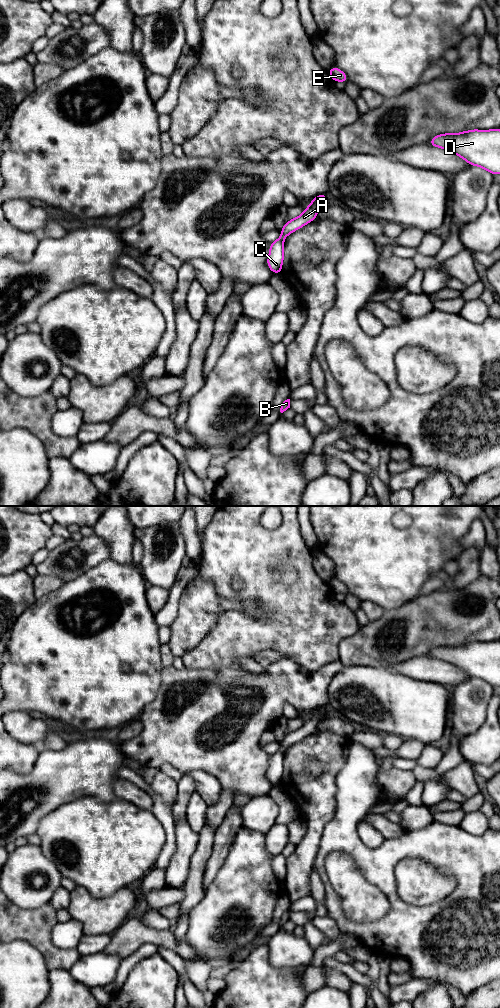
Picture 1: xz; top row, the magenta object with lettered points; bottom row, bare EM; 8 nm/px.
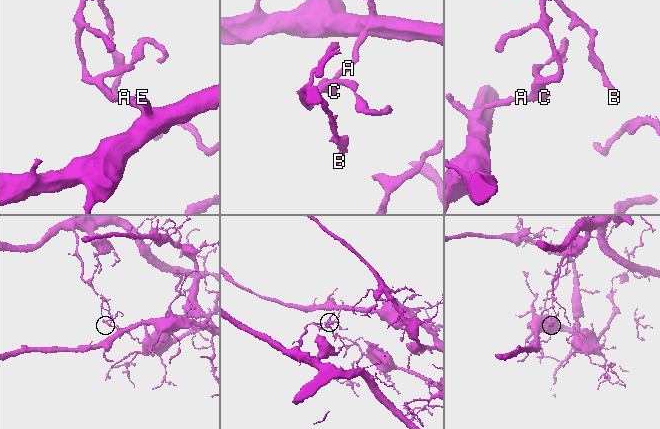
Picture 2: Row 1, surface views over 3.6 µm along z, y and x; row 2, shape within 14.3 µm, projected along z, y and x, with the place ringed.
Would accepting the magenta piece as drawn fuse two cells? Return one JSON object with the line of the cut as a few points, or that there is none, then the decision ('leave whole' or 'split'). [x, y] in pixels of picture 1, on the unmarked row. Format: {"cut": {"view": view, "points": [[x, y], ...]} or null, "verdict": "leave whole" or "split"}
{"cut": {"view": "xz", "points": [[281, 747], [283, 751]]}, "verdict": "split"}

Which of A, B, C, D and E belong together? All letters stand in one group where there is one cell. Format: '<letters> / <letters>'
A D E / B C

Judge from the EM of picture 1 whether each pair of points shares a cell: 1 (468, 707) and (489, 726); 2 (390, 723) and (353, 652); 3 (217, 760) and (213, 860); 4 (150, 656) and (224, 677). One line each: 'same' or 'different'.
1: different
2: different
3: different
4: different

